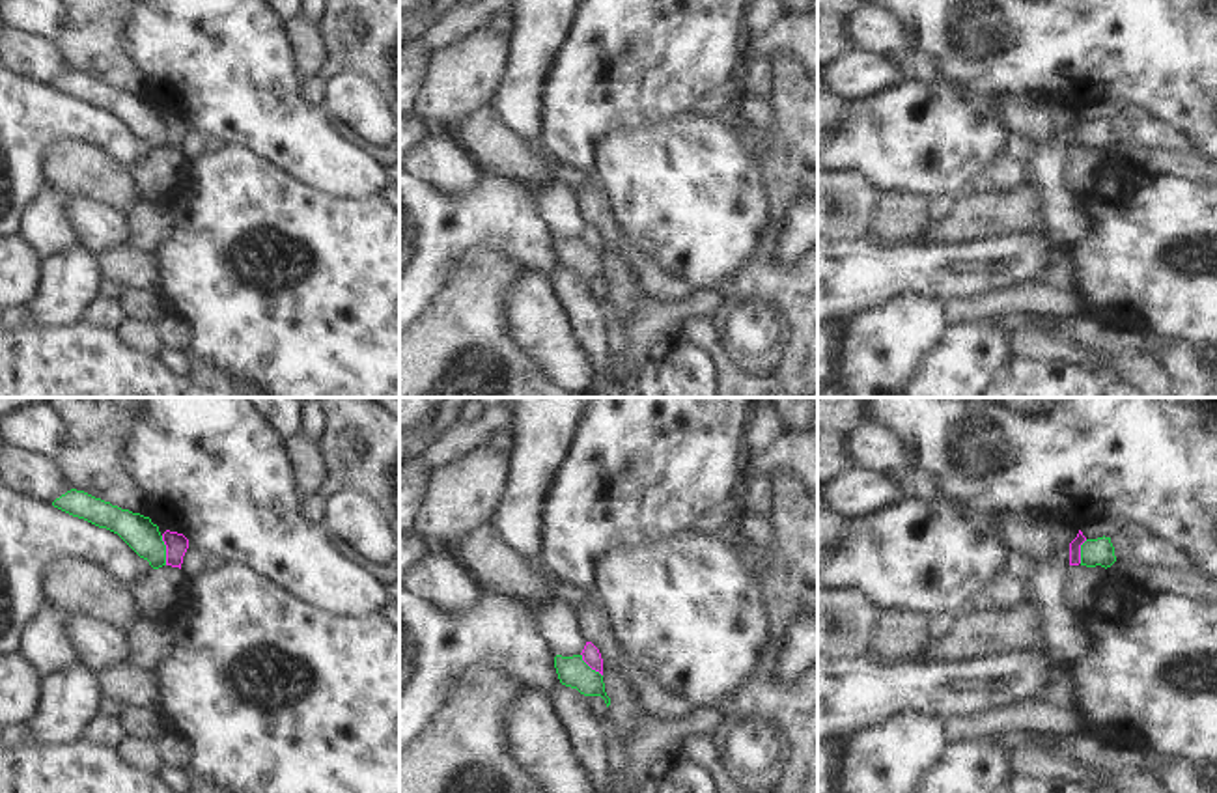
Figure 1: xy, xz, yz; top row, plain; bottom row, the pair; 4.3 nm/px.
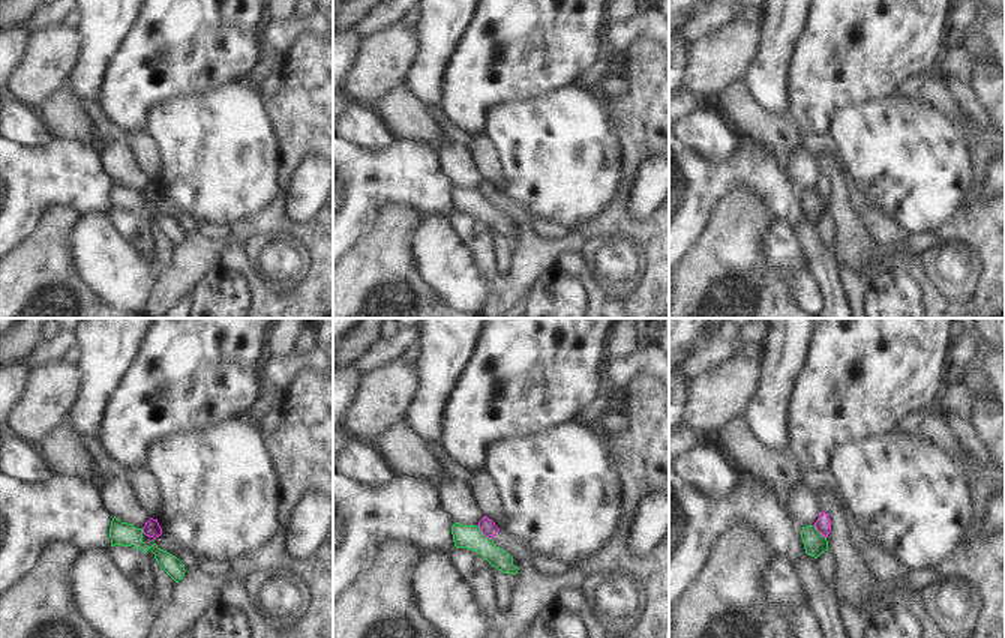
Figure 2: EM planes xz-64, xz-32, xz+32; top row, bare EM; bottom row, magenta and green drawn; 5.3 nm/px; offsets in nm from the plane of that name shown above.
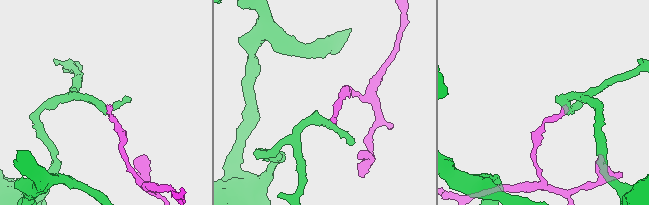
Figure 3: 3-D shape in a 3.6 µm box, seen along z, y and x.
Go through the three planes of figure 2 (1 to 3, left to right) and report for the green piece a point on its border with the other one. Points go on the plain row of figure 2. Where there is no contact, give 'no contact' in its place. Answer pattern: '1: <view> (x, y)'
1: xz-64 (143, 194)
2: xz-32 (483, 197)
3: xz+32 (819, 195)

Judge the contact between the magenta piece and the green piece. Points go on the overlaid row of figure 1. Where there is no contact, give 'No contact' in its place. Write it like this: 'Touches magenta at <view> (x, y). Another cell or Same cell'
Touches magenta at xy (167, 551). Another cell.

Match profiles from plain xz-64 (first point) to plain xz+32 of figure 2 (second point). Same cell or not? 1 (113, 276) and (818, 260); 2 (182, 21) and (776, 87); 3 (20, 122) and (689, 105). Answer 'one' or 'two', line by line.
1: two
2: two
3: two

